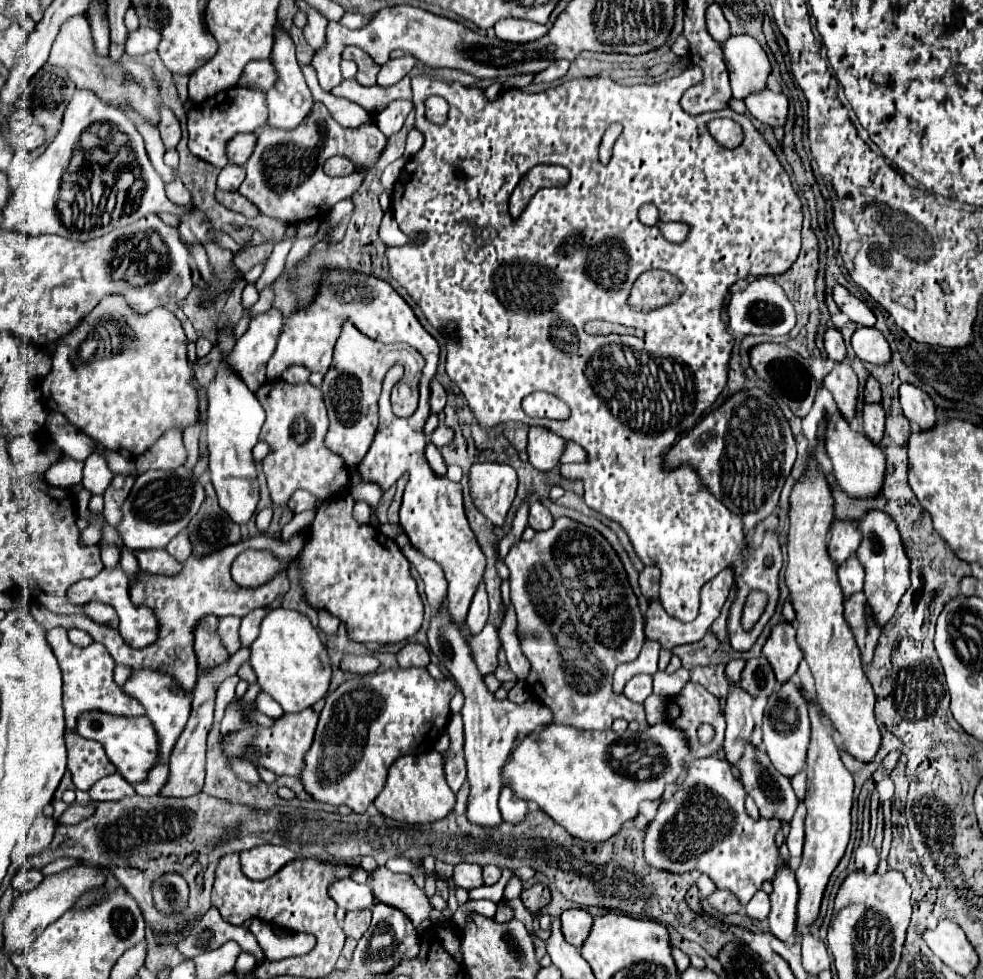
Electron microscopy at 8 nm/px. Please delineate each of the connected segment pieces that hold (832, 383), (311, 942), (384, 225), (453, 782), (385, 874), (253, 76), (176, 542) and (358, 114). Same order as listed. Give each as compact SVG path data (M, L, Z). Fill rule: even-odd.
M847 361L835 363L831 373L823 379L823 385L833 393L835 403L845 419L855 415L855 401L857 401L857 375Z
M259 919L251 921L249 931L257 935L259 945L263 947L267 959L307 955L307 951L311 951L311 947L315 947L315 937L311 933L287 933L287 935L279 937L271 929L269 923L263 923Z
M389 211L385 213L385 217L383 217L379 226L379 237L383 239L385 245L407 245L411 241L411 237L405 235L399 229L398 224L395 223L395 219L393 219L393 215Z
M457 753L455 757L445 759L445 775L447 775L447 783L453 789L453 793L457 793L465 781L465 759L463 753Z
M377 867L371 874L373 893L382 903L401 909L417 927L427 919L431 905L427 895L415 885L411 875L393 873L387 867Z
M269 59L253 61L241 73L237 87L255 87L255 89L267 93L271 89L271 85L275 83L275 79L277 79L277 75L275 75L275 69Z
M179 533L169 545L167 545L167 553L171 557L175 557L179 563L185 563L191 555L191 543L187 539L187 533Z
M309 63L301 67L305 81L313 93L315 101L323 101L325 107L329 109L329 113L337 123L341 123L343 127L359 127L361 123L365 123L369 119L369 113L363 111L359 105L354 102L342 98L334 97L330 92L325 92L319 87L317 79L315 79L315 67L311 67Z

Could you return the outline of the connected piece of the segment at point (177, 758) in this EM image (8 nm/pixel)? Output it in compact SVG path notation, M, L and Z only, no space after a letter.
M243 647L239 649L235 655L231 655L225 663L221 663L219 667L215 669L201 669L199 677L197 677L197 683L195 683L195 689L191 693L191 717L181 733L181 737L177 739L173 751L171 751L171 759L169 759L169 781L167 785L163 787L161 795L171 795L171 797L189 797L189 795L195 795L203 789L203 779L205 779L205 739L207 739L207 733L211 729L211 723L213 723L213 709L215 709L215 695L217 695L217 689L219 689L219 683L223 683L223 679L231 677L237 673L237 669L249 659L249 649Z

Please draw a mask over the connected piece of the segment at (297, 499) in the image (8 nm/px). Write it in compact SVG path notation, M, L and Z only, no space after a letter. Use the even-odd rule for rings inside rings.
M295 493L289 501L289 509L293 513L305 511L305 509L317 509L317 507L319 507L319 501L315 501L311 493Z

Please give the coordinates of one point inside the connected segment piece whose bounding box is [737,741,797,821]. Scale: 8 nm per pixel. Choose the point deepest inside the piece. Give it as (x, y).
(772, 793)

